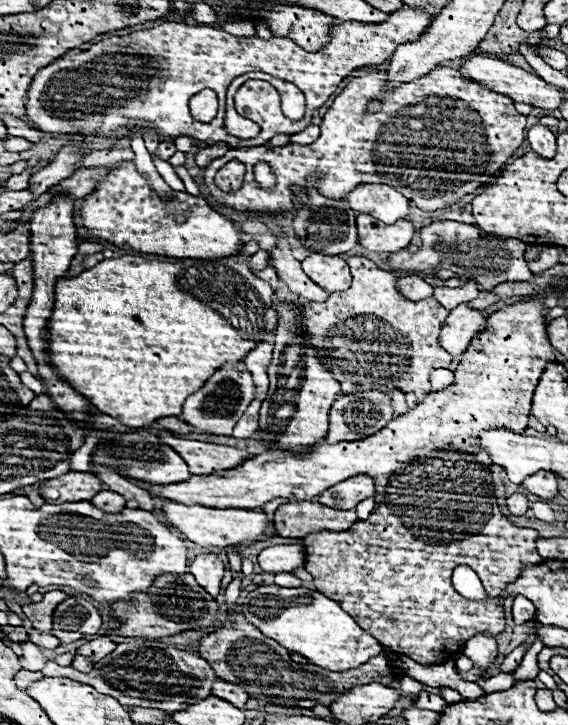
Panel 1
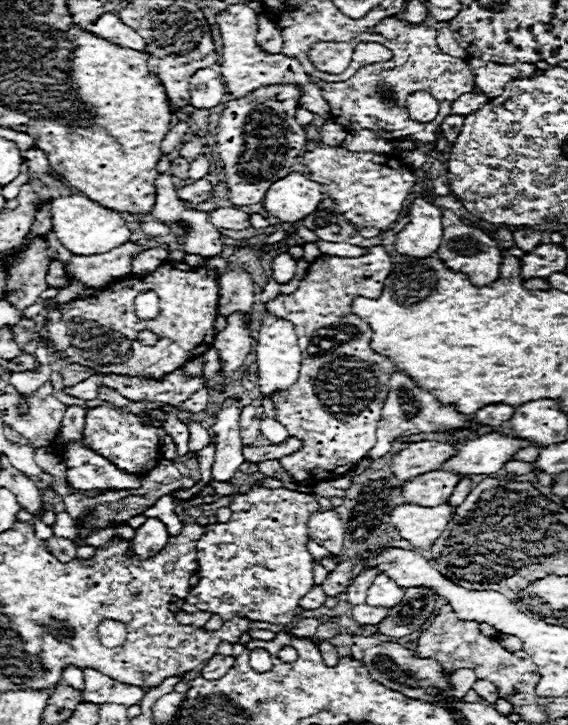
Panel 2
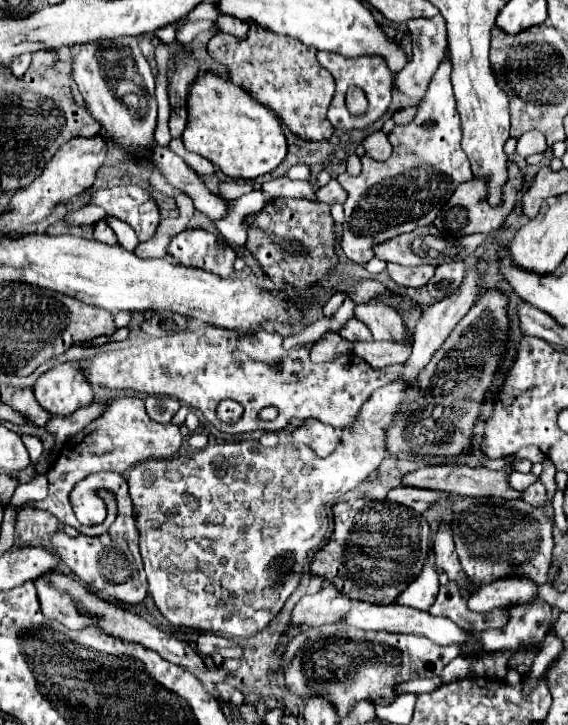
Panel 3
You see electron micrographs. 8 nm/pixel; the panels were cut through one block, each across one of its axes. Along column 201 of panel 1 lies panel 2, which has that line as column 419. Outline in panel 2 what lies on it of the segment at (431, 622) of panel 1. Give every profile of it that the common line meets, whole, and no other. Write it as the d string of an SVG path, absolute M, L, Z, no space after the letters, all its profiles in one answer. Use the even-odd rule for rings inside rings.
M432 470L424 476L416 476L414 480L406 482L402 486L404 502L418 504L418 506L438 506L448 502L452 496L456 484L460 482L460 476L444 470Z

